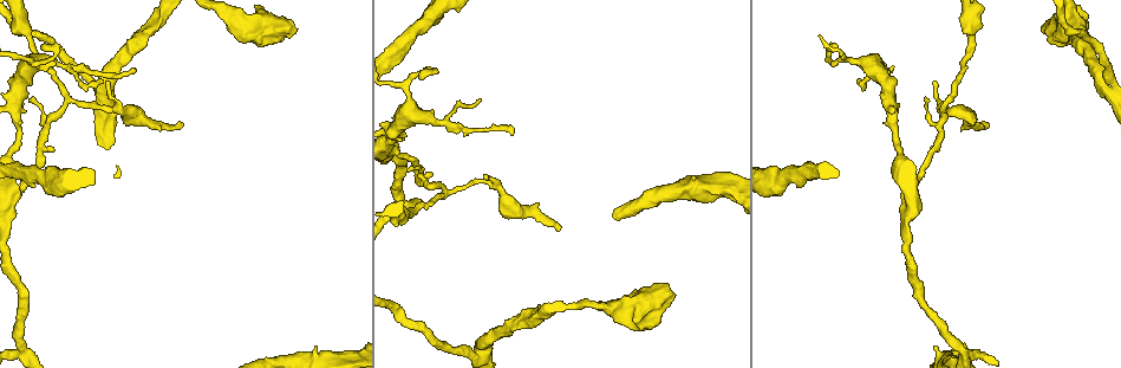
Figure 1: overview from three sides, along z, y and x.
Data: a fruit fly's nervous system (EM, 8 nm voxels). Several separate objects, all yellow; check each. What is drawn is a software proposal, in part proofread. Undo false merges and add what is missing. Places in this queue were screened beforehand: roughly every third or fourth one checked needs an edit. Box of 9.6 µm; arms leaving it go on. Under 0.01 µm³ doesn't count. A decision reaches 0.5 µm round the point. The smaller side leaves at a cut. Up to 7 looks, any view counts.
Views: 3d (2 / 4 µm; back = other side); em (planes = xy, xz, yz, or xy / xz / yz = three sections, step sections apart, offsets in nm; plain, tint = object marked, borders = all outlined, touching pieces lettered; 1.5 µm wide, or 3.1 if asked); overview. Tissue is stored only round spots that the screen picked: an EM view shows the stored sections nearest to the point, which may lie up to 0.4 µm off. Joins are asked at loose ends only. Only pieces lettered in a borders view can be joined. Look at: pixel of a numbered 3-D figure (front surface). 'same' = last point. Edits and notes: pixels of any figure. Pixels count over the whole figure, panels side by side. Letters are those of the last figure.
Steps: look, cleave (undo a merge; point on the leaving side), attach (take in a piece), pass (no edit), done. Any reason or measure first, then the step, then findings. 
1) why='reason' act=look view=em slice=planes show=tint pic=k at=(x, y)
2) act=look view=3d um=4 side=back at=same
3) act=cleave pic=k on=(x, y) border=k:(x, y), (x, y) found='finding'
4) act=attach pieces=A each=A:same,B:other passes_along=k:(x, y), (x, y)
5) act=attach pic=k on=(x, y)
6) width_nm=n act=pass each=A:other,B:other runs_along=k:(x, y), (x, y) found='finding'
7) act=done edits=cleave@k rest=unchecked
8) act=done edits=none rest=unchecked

why='sudden change in width' act=look view=3d um=2 pic=1 at=(911, 191)

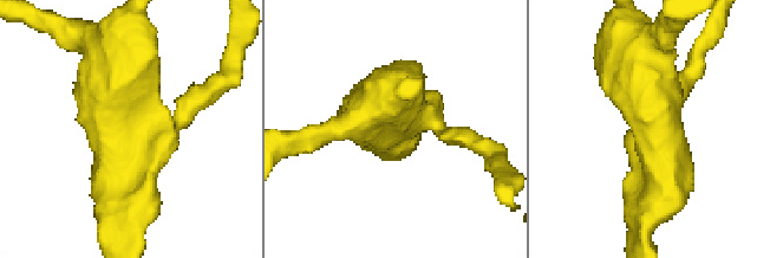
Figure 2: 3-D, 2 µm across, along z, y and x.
arms=3 act=look view=em slice=planes show=tint pic=2 at=(653, 126)

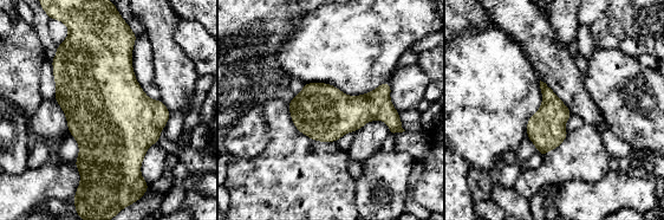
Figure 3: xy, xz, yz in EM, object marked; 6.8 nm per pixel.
why='see the neighbours' act=look view=em slice=planes show=borders at=same

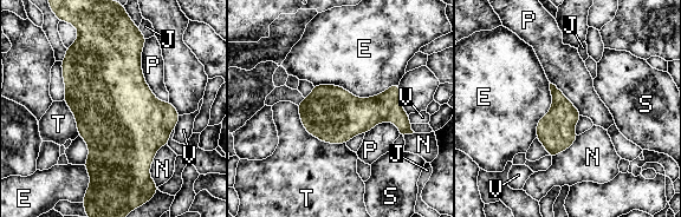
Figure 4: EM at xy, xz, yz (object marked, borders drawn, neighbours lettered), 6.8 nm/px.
width_nm=380 act=pass each=E:other,J:other,N:other,P:other,S:other,T:other,V:other found='continuous, no second neuron'

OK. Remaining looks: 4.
why='branch stops here' act=look view=3d um=2 pic=1 at=(181, 124)

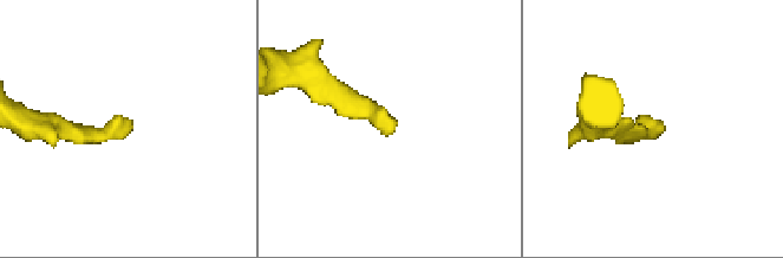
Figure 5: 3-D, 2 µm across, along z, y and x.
act=look view=em slice=planes show=tint pic=5 at=(124, 119)

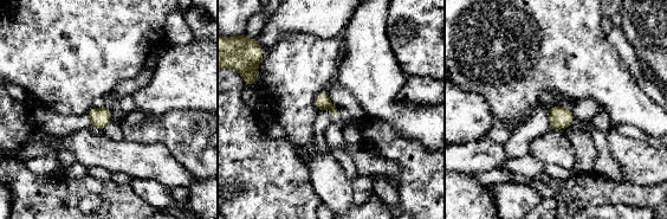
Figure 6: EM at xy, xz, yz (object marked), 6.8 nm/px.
act=look view=em slice=planes show=borders at=same

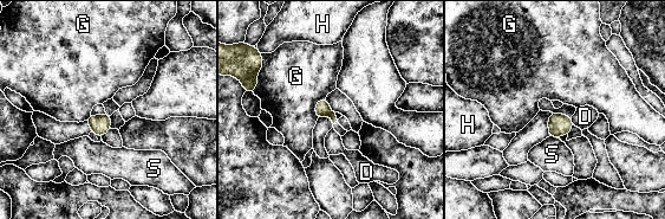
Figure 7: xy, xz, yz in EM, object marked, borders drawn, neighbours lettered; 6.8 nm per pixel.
act=pass each=D:other,G:other,H:other,S:other found='no lettered piece goes on from it'

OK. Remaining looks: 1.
act=done edits=none rest=unchecked

